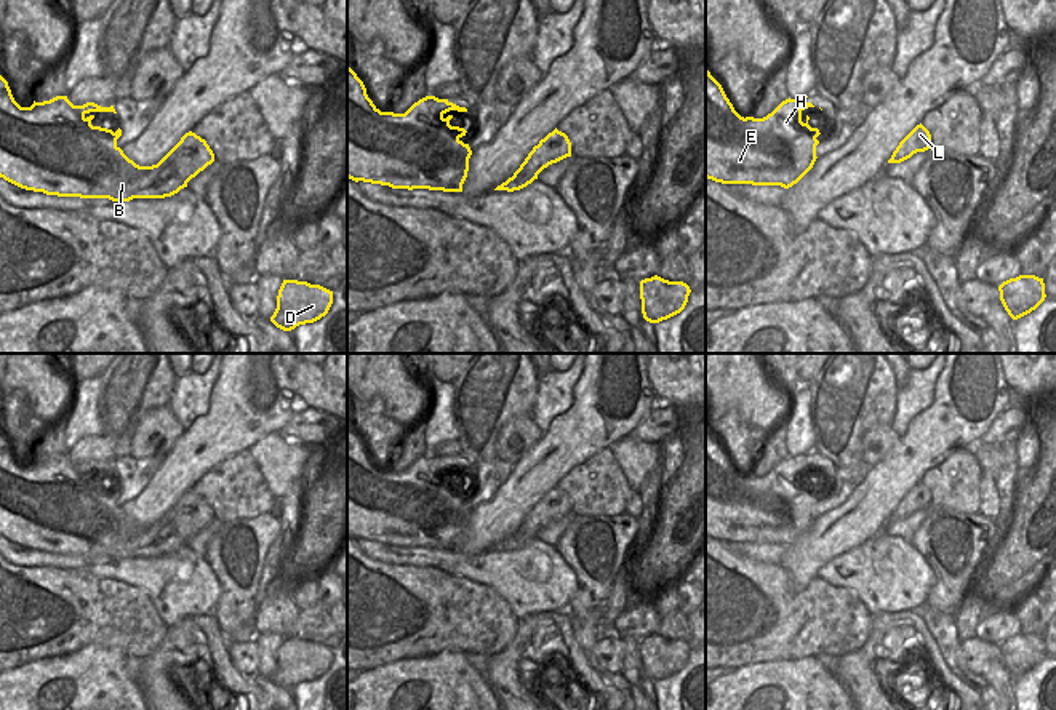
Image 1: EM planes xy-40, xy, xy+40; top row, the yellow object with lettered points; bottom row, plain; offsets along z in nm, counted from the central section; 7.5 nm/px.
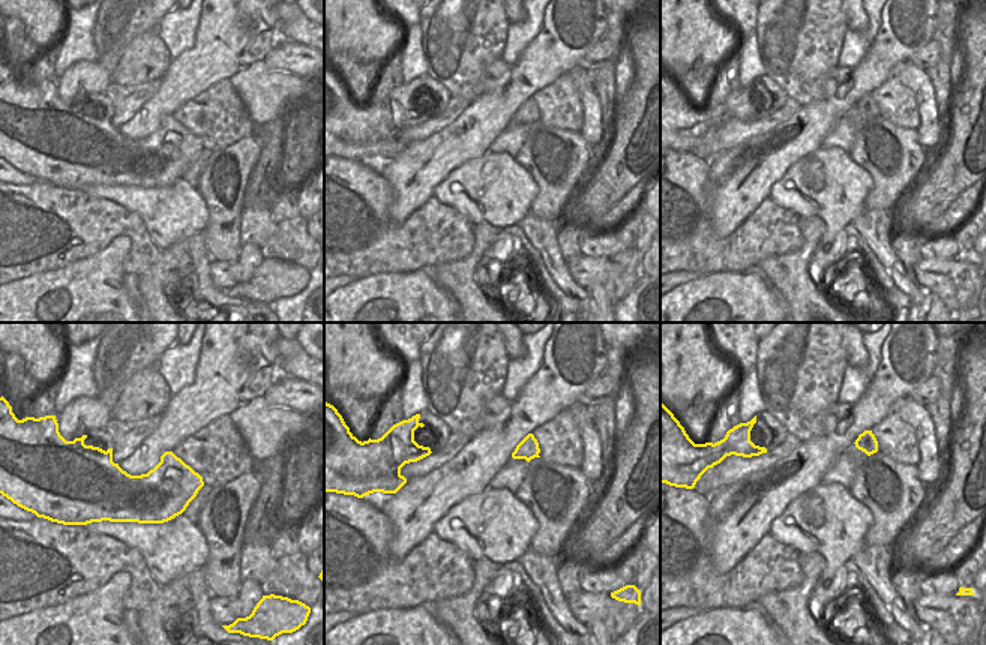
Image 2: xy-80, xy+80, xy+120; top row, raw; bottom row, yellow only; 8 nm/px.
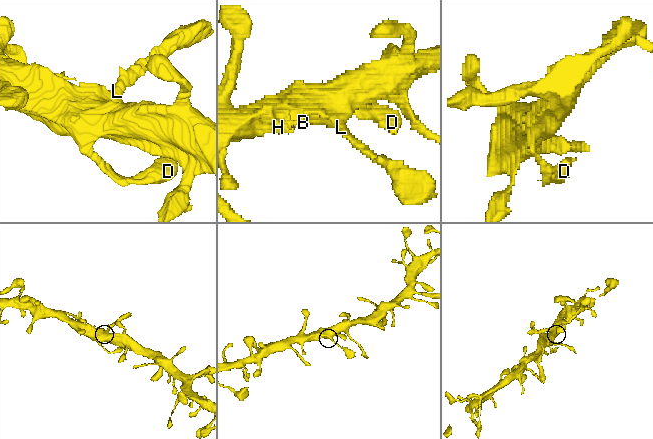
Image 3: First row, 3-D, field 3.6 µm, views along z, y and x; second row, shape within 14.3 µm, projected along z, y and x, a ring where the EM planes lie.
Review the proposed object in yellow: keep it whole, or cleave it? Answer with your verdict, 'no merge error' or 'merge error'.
no merge error

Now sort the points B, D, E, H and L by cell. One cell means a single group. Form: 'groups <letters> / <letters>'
groups B D E H L

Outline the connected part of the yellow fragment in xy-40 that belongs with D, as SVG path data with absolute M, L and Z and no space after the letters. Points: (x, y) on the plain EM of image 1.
M283 638L270 680L283 689L291 689L325 675L331 662L333 649L307 640Z

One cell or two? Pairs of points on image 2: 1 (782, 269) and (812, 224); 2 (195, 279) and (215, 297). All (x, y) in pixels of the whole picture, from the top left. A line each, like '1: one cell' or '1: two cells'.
1: one cell
2: one cell

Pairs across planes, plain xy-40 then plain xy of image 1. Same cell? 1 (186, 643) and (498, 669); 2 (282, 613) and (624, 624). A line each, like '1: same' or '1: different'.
1: same
2: same

